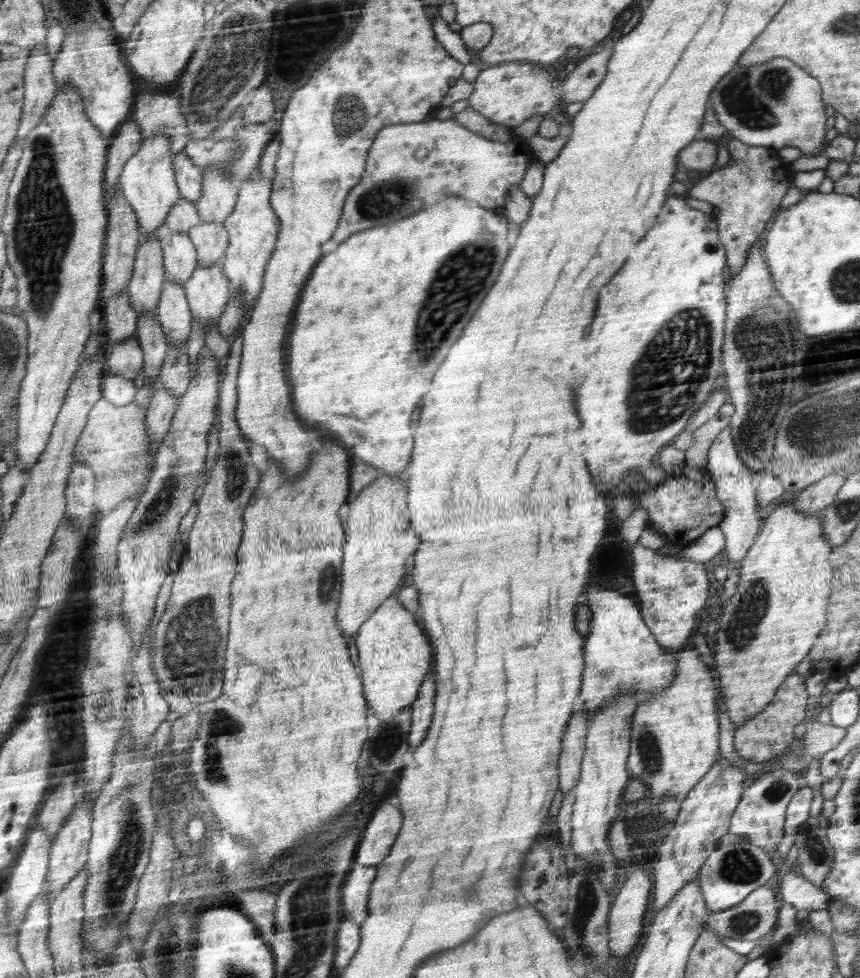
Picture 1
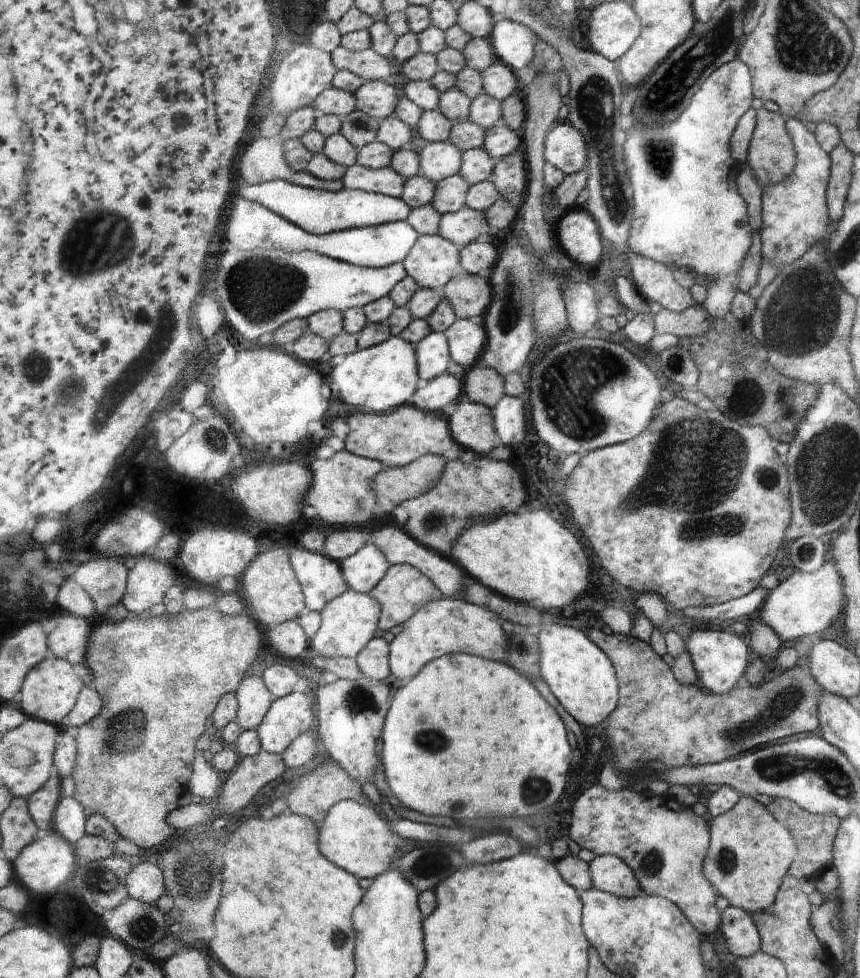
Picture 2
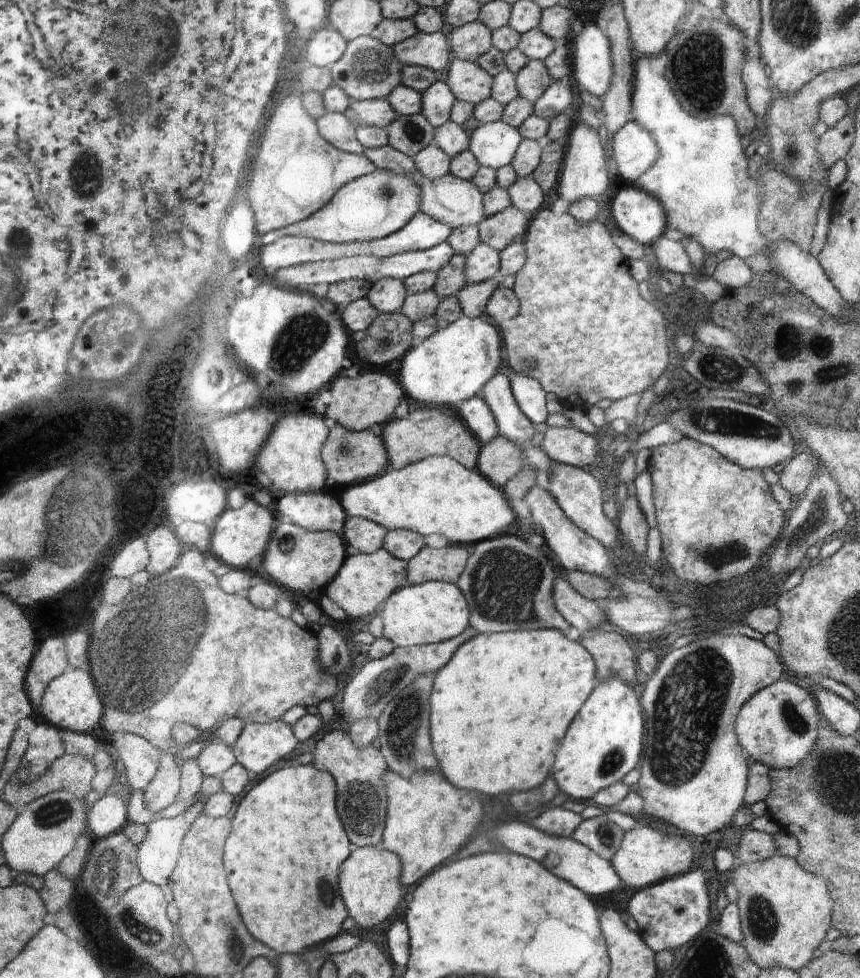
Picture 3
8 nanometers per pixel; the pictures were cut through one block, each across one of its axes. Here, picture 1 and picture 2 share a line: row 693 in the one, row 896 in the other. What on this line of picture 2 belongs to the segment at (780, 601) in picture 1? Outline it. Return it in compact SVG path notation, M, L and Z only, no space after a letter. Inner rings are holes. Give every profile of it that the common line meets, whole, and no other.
M743 795L734 809L710 821L711 851L705 863L708 866L703 866L706 878L719 891L720 897L728 900L730 907L740 908L750 916L772 907L797 854L787 827L765 806Z

